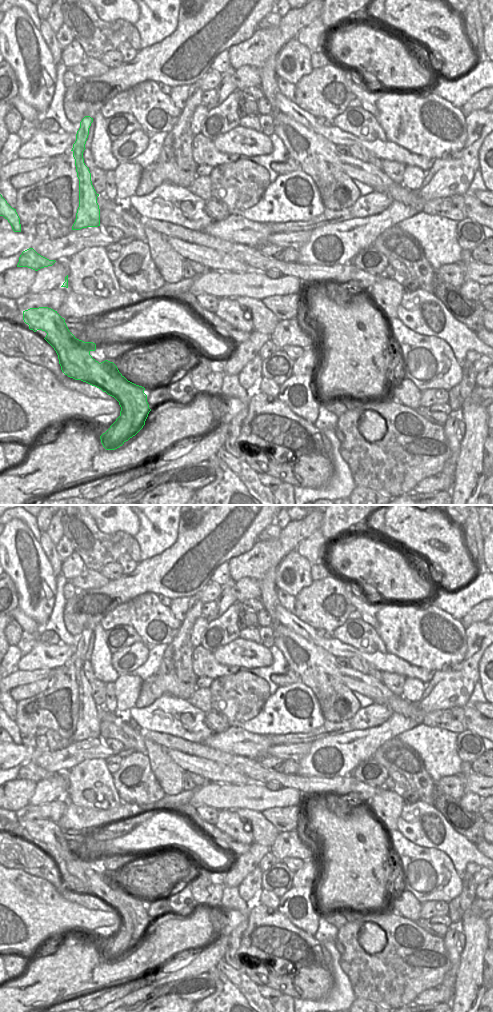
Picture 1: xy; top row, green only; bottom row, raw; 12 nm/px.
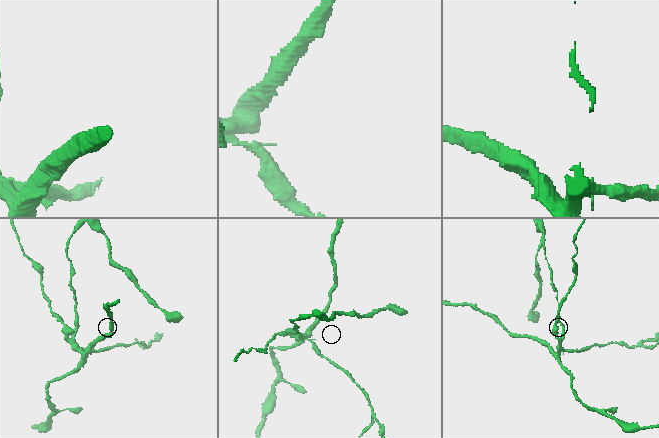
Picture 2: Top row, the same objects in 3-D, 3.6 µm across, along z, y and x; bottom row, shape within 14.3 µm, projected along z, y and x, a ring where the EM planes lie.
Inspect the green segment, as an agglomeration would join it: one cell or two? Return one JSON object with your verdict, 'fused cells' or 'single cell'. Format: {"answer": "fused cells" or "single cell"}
{"answer": "fused cells"}

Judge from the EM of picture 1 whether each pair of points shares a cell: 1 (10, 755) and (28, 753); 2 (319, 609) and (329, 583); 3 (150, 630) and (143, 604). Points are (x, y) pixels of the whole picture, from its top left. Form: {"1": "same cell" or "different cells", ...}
{"1": "same cell", "2": "same cell", "3": "same cell"}

